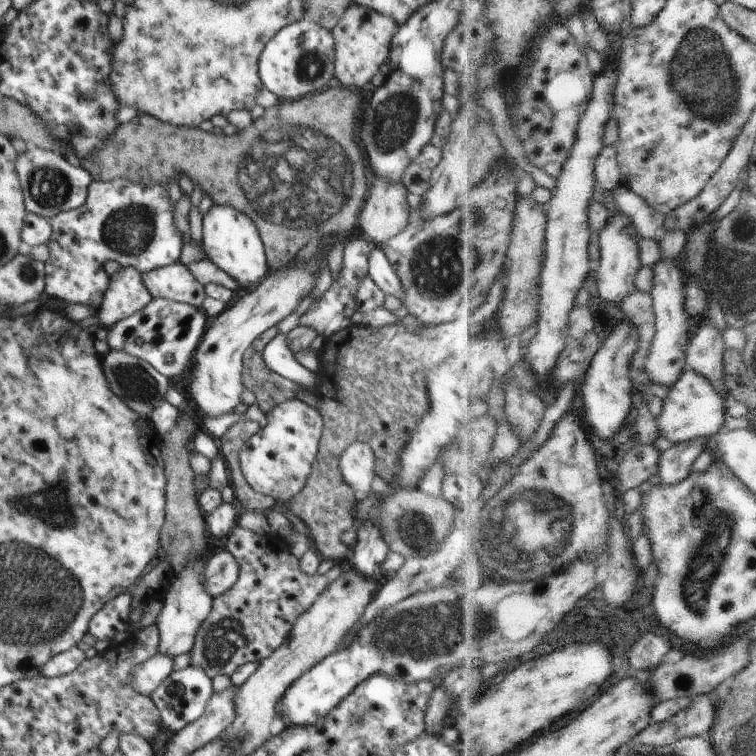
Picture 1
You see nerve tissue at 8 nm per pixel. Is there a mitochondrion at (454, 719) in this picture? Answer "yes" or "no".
no

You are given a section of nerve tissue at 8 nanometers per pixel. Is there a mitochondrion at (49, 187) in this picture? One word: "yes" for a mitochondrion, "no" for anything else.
yes

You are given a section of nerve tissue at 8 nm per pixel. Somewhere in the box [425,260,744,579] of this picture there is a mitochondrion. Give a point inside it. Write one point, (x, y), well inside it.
(526, 532)

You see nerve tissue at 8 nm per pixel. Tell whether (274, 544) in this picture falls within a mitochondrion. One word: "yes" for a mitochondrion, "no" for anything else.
no

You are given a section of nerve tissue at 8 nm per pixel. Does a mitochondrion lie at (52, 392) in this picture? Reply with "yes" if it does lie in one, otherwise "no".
no

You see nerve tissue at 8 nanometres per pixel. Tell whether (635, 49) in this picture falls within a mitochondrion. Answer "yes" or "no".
no

